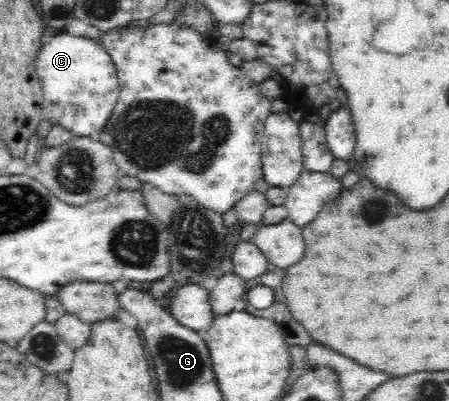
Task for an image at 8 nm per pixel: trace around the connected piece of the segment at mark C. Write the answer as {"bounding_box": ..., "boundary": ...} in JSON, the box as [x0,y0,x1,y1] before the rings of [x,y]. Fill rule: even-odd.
{"bounding_box":[35,32,119,137],"boundary":[[[68,32],[60,33],[49,38],[41,46],[36,58],[35,69],[44,94],[43,120],[65,127],[76,137],[95,136],[99,130],[103,130],[107,118],[113,112],[119,94],[116,68],[103,44],[83,36],[71,36]]]}

